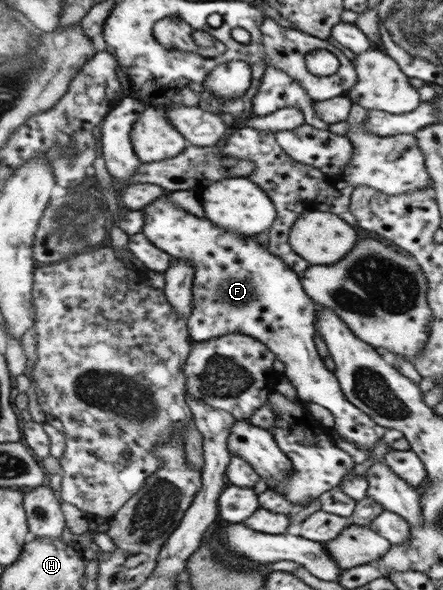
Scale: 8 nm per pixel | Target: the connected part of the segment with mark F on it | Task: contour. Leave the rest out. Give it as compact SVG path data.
M164 191L155 202L143 208L142 233L163 252L175 258L188 260L194 268L192 284L192 313L188 316L188 331L192 341L203 342L219 338L226 334L239 333L250 336L262 342L276 359L285 364L284 375L292 382L297 391L298 398L305 402L315 402L331 411L335 417L335 430L347 440L357 444L357 448L367 450L368 458L372 457L373 448L379 439L385 435L385 428L375 424L357 405L351 404L343 394L338 378L333 371L325 367L313 337L315 336L315 317L317 304L303 290L300 276L285 264L281 257L275 256L267 245L261 245L255 238L238 235L233 231L215 226L206 218L198 218L186 210L173 204L166 196L169 191Z

